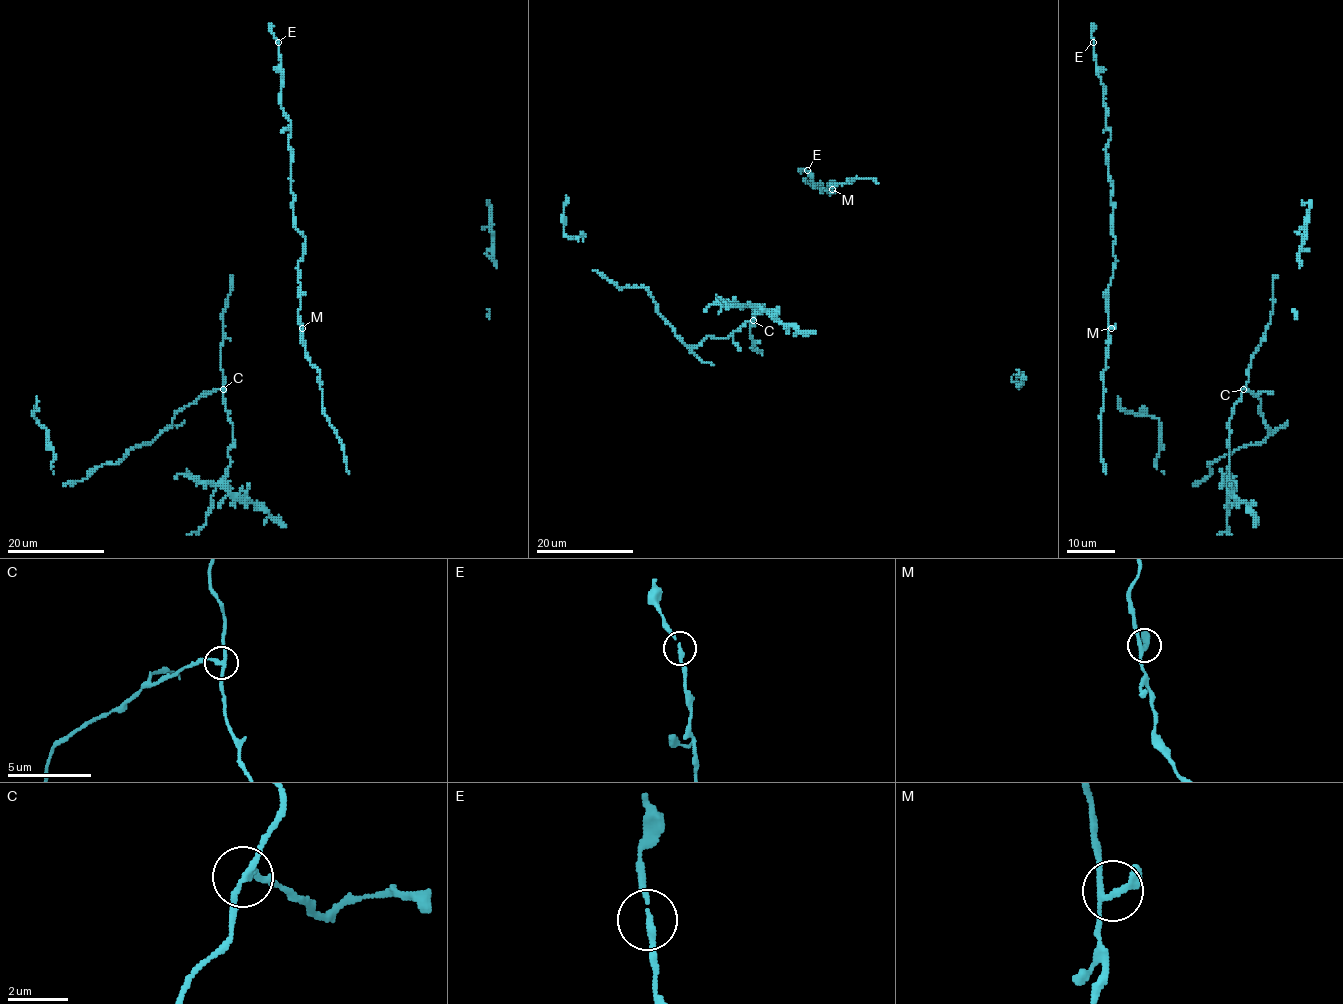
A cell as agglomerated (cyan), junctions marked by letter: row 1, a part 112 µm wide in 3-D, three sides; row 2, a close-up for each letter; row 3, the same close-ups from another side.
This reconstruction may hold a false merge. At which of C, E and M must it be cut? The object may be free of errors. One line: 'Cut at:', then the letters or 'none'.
Cut at: C

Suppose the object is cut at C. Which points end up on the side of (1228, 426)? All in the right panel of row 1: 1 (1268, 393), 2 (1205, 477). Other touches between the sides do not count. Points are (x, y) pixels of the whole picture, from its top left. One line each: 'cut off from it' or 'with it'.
1: cut off from it
2: cut off from it

